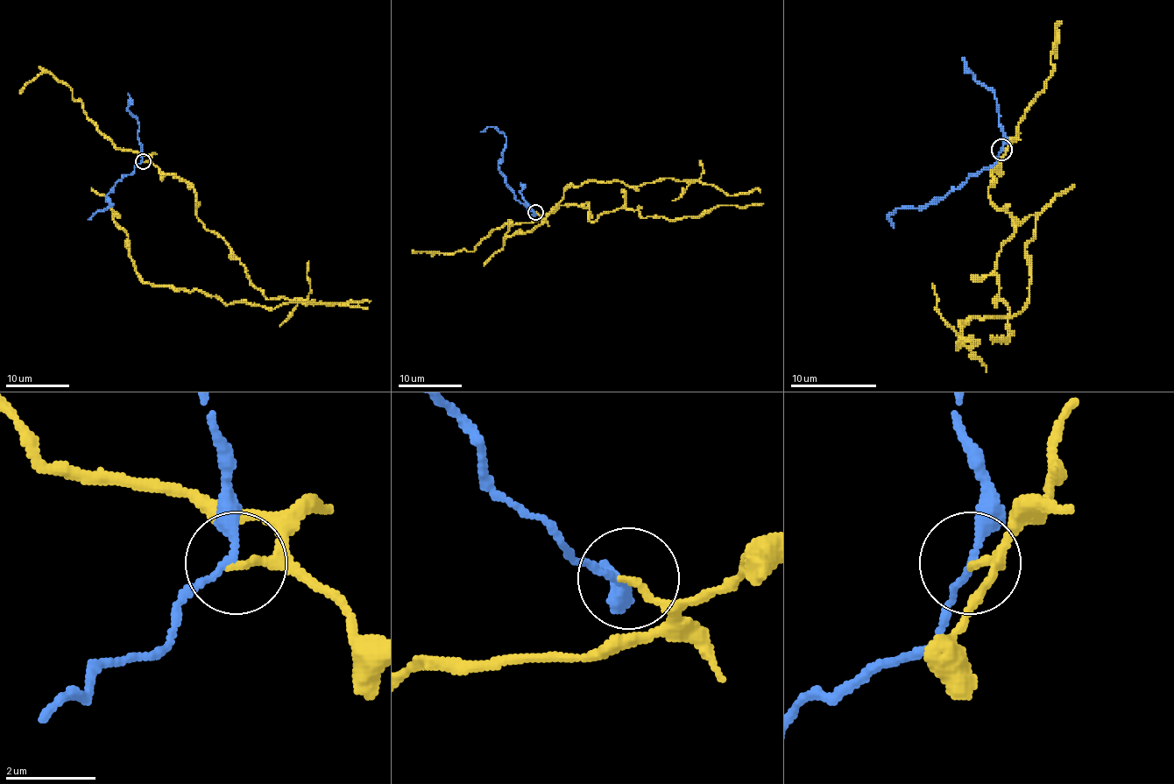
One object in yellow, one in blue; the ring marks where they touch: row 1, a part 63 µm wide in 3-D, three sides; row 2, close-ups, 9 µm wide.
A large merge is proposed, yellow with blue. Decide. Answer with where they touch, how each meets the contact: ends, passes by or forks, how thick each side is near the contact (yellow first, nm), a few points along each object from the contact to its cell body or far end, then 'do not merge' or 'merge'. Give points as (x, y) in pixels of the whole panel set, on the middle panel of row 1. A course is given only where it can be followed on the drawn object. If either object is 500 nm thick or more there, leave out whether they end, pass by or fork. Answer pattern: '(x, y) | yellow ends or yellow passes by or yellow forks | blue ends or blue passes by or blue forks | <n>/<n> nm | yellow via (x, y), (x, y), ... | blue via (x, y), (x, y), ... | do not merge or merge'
(535, 212) | yellow ends | blue passes by | 170/170 nm | yellow via (534, 211), (588, 201), (589, 221), (623, 207), (680, 219), (726, 195), (672, 178), (569, 186), (484, 265) | blue via (534, 211), (520, 203), (498, 168), (506, 137), (493, 127), (480, 131) | do not merge

